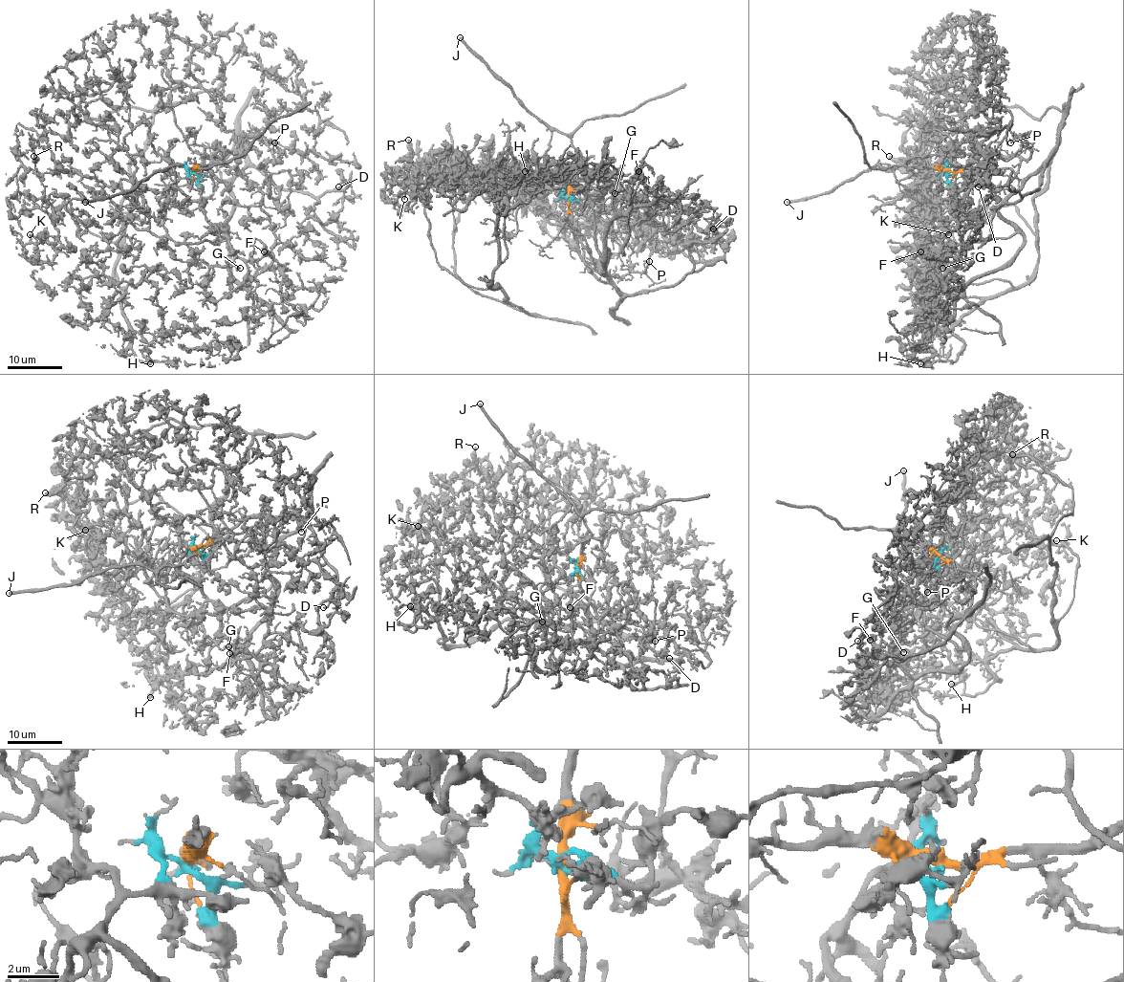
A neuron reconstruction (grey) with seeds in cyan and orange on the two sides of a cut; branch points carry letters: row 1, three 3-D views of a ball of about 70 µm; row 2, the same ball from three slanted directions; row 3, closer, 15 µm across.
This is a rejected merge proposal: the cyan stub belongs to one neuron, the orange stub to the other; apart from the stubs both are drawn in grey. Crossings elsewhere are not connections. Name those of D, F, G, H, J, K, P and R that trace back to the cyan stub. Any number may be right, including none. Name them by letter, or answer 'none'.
D, F, G, H, K, R

